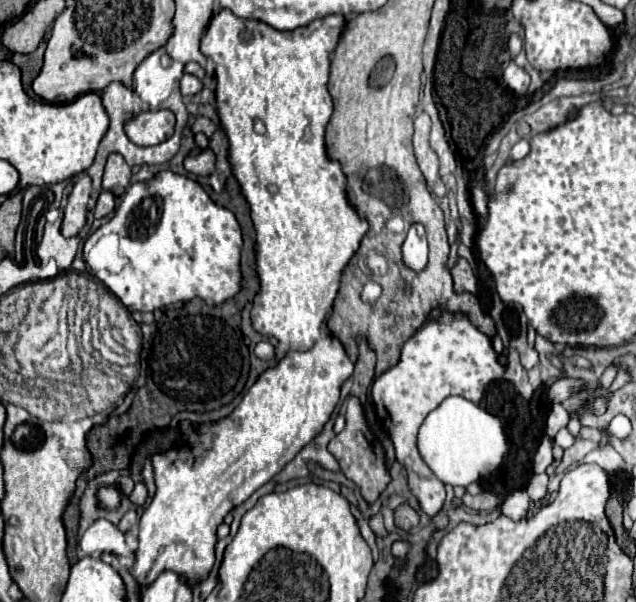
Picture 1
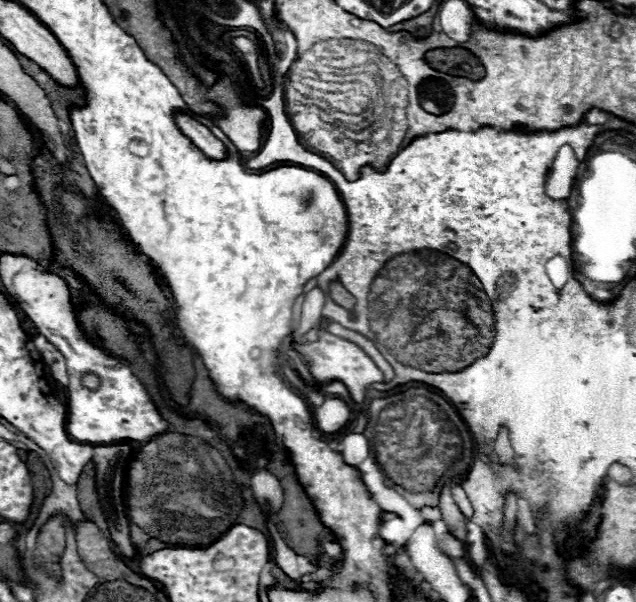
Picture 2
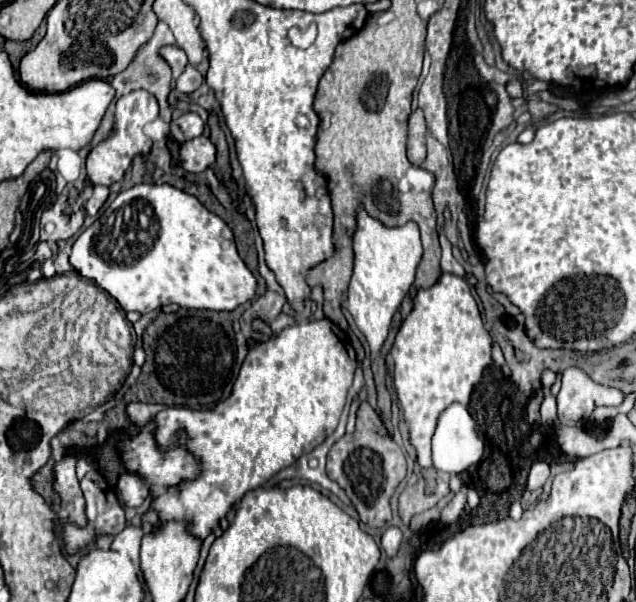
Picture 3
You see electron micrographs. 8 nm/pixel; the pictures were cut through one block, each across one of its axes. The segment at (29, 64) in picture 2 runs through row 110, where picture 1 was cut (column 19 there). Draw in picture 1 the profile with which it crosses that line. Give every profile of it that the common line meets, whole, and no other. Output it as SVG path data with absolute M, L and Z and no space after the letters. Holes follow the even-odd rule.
M42 42L42 44L38 46L38 50L32 52L32 54L26 54L26 56L14 54L14 58L12 58L12 62L22 70L24 91L30 98L38 102L43 102L43 100L34 93L32 82L34 82L34 78L36 78L36 76L40 74L40 70L42 70L42 64L44 64L44 50L46 50L46 42Z

